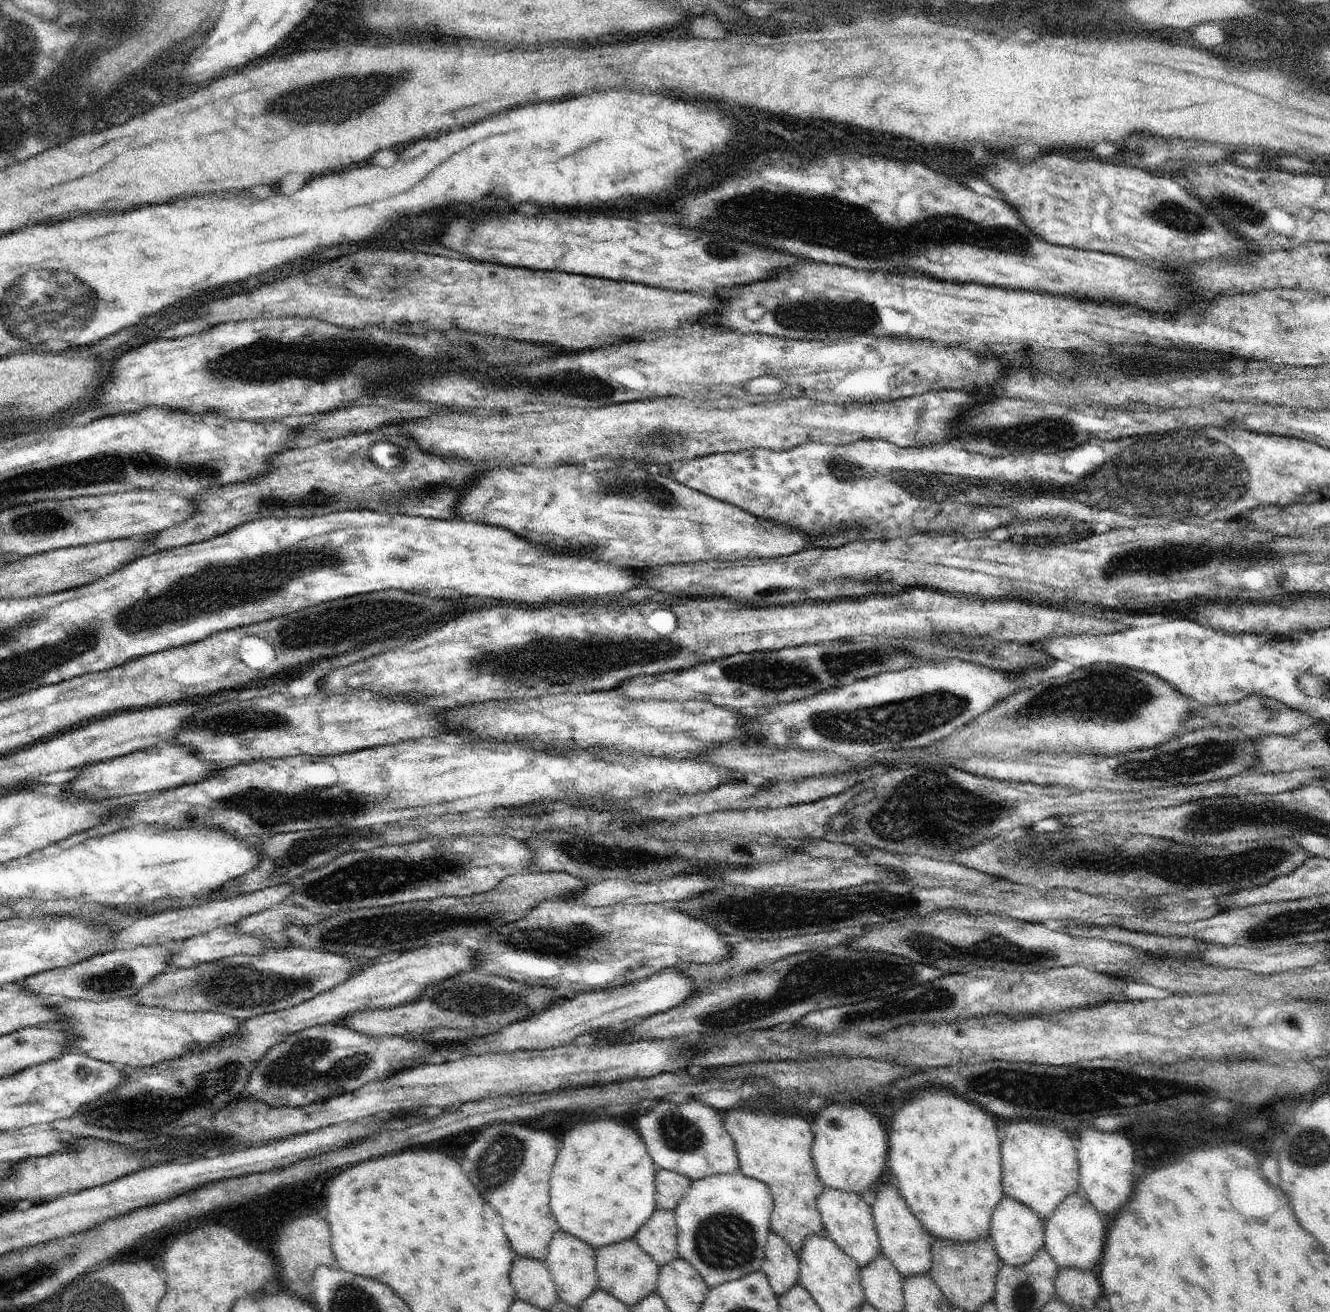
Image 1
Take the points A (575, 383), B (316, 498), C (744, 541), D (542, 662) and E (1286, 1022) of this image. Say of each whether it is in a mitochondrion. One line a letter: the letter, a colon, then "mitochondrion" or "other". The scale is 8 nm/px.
A: mitochondrion
B: mitochondrion
C: other
D: mitochondrion
E: mitochondrion

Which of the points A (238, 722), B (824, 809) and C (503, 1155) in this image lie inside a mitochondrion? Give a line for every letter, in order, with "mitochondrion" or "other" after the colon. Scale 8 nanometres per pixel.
A: mitochondrion
B: other
C: mitochondrion

